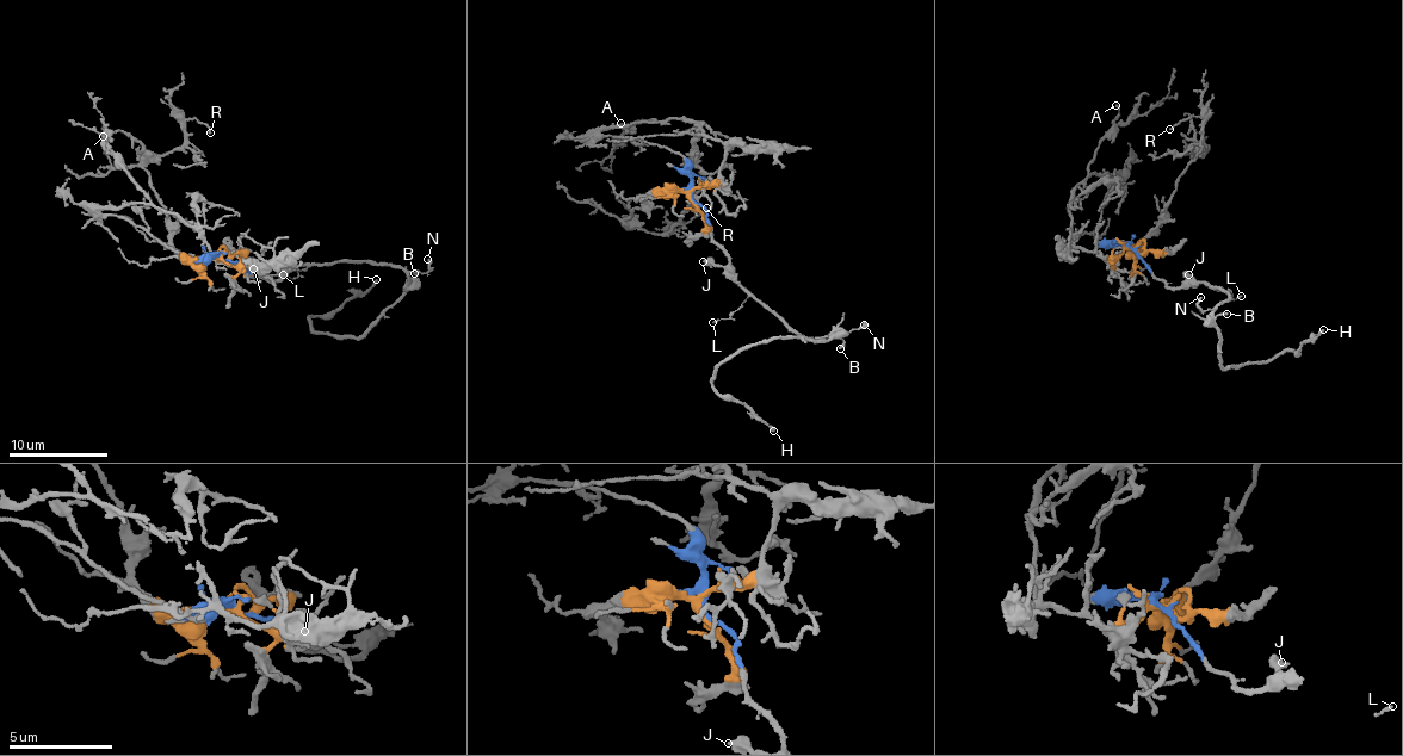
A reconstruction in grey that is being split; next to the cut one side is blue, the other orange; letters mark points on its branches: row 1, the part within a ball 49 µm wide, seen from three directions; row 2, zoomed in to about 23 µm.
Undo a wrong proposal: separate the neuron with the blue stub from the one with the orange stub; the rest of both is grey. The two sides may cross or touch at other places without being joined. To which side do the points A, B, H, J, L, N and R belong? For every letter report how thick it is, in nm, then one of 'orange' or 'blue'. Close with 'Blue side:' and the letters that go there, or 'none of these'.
A: 140 nm | orange
B: 170 nm | blue
H: 240 nm | blue
J: 460 nm | blue
L: 130 nm | blue
N: 200 nm | blue
R: 140 nm | orange
Blue side: B, H, J, L, N

